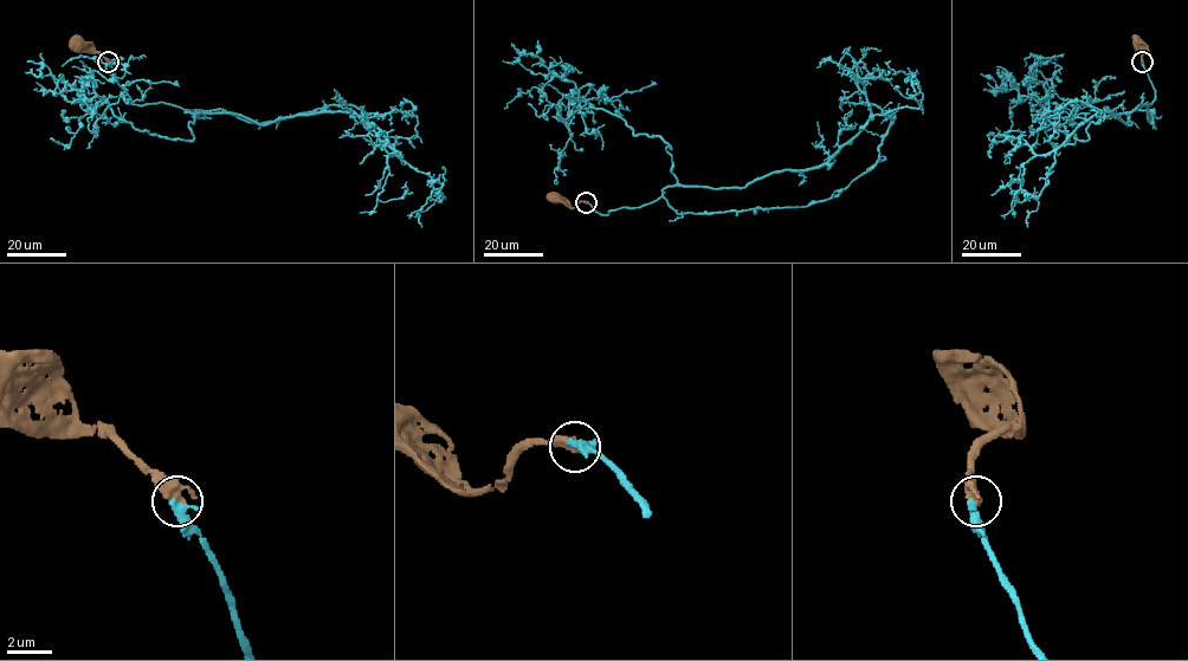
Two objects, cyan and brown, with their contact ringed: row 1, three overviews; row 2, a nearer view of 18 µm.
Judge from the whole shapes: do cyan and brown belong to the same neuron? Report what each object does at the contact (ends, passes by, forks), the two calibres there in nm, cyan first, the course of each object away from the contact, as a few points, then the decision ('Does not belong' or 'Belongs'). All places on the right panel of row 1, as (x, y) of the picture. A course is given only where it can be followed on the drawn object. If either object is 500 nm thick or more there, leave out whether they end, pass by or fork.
At the ring cyan ends. At the ring brown passes by. Thickness 400 nm (cyan) against 360 nm. Course of cyan: (1142, 62), (1153, 102), (1125, 114), (1128, 124), (1097, 111), (1056, 150), (1041, 192), (1020, 189), (1000, 215). Course of brown: (1142, 62), (1148, 51), (1137, 44). Belongs

